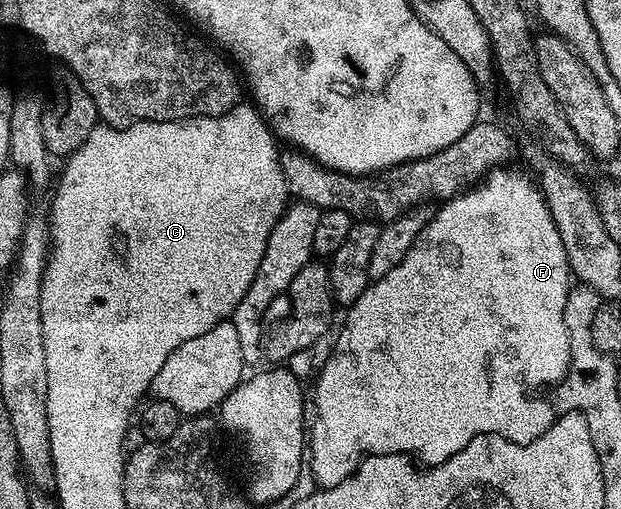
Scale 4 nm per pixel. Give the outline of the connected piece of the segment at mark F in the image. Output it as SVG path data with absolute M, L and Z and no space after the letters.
M511 168L493 169L462 194L446 199L440 205L443 207L432 213L411 250L405 252L405 260L401 260L393 272L385 272L385 276L368 284L365 292L361 292L361 296L346 311L347 319L335 338L335 351L328 356L327 363L324 366L322 363L317 370L315 423L309 426L309 472L315 477L316 487L341 484L354 474L356 466L369 454L420 454L427 466L436 466L461 452L469 440L482 434L500 434L511 442L532 442L555 421L557 414L552 403L547 403L539 393L543 386L551 388L562 382L571 363L569 332L565 328L565 296L571 291L573 275L566 260L565 246L539 186L532 179L530 182L521 171L507 169Z

